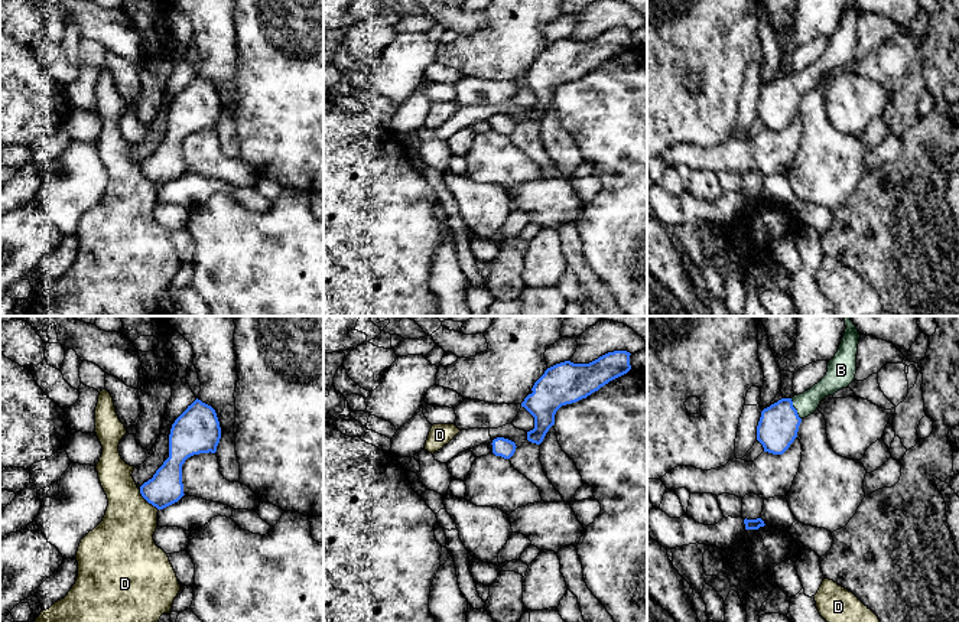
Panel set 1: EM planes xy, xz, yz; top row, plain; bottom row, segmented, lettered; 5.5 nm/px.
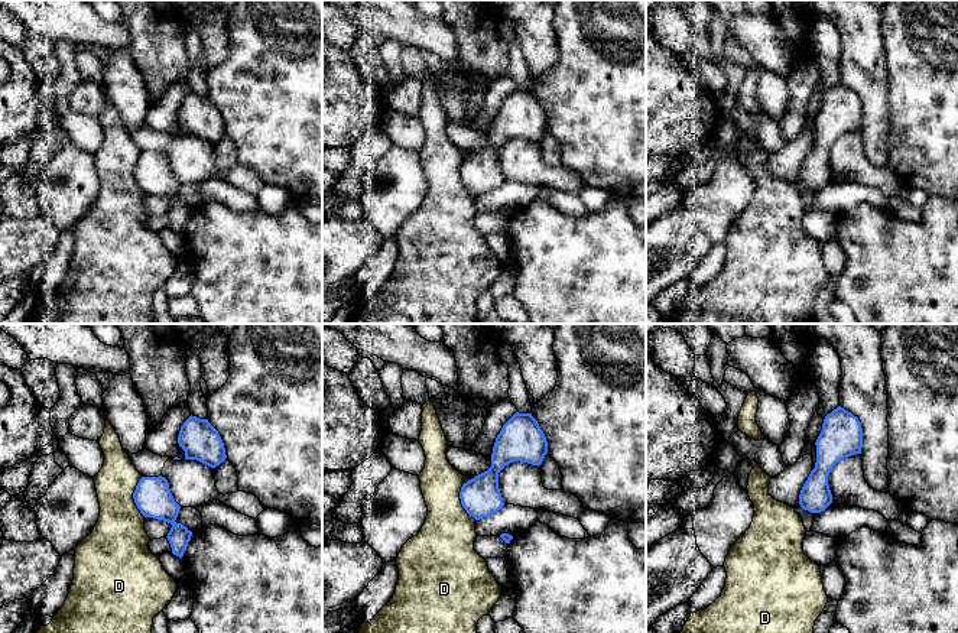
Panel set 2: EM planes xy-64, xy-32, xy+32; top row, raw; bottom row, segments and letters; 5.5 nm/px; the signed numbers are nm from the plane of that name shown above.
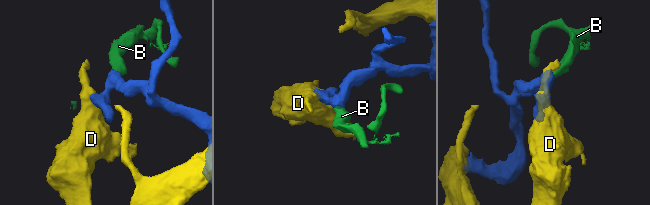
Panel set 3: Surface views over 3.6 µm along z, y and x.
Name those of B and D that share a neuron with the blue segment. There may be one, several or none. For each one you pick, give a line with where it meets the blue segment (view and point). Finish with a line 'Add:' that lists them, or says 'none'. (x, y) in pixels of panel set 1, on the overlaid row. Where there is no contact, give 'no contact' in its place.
B: contact yz (795, 409)
Add: B

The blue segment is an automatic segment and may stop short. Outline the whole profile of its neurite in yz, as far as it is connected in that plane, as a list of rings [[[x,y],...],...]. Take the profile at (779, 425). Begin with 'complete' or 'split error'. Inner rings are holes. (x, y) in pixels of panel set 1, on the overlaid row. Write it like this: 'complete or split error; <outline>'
split error; [[[849,316],[843,319],[846,329],[838,352],[828,362],[826,375],[803,394],[781,398],[761,411],[757,440],[764,452],[783,455],[797,437],[802,420],[813,414],[825,397],[849,387],[855,380],[861,335]]]

